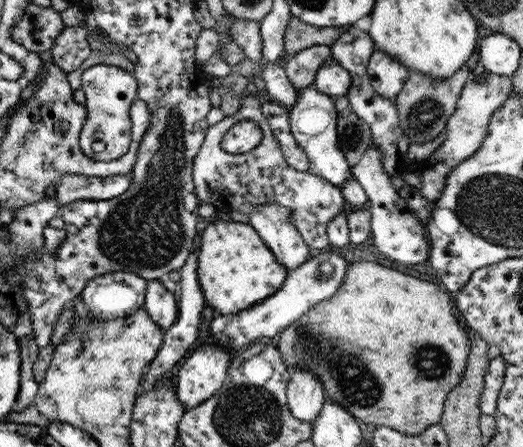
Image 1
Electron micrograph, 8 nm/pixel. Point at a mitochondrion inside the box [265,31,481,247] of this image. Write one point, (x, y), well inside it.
(424, 112)

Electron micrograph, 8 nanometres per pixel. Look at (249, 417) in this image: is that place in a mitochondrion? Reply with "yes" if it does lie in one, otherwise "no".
yes

